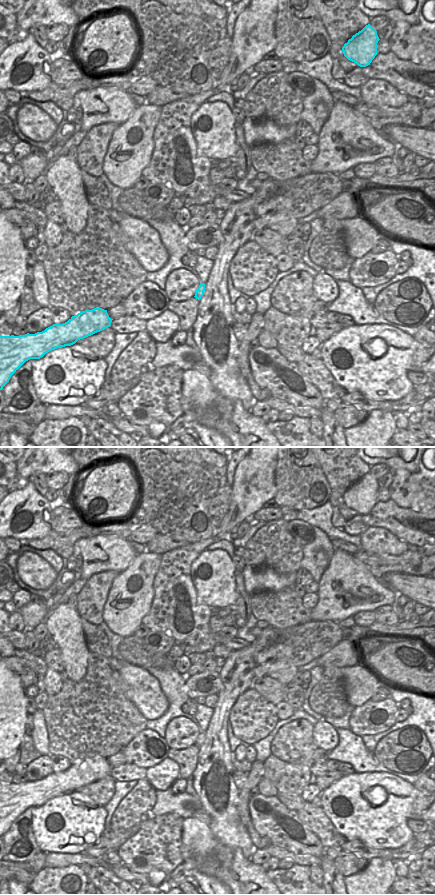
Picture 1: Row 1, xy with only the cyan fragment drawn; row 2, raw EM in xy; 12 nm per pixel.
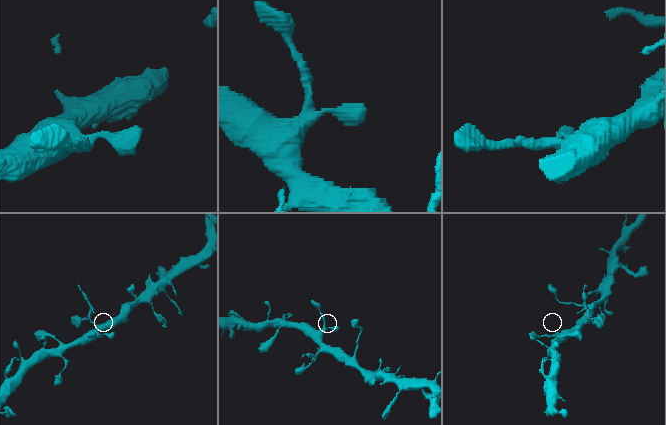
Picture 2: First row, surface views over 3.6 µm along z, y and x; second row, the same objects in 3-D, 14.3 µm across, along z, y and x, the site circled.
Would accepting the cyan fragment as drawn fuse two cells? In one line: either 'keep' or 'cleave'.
keep

